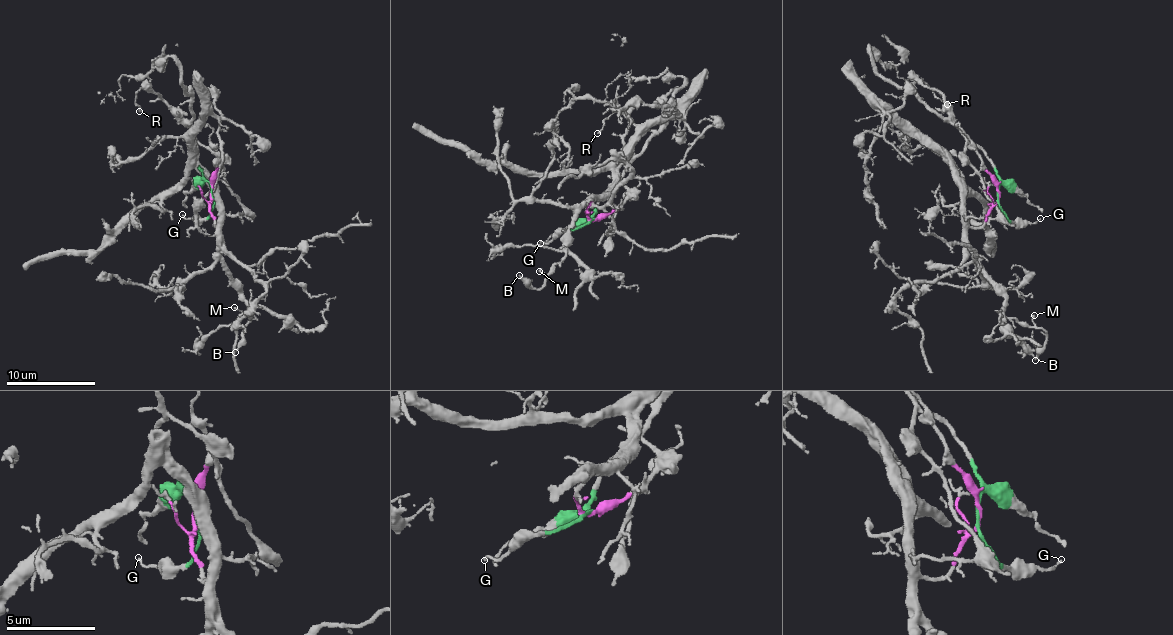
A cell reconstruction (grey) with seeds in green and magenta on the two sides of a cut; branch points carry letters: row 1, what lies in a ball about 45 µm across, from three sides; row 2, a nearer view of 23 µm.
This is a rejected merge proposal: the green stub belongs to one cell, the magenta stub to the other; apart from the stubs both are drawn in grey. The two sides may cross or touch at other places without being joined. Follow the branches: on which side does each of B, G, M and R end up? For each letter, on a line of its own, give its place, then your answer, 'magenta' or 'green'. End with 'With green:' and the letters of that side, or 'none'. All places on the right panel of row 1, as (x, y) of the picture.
B: place (1035, 360); magenta
G: place (1040, 218); green
M: place (1034, 315); magenta
R: place (947, 104); green
With green: G, R

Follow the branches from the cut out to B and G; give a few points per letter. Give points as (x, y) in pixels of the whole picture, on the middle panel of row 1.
B: (592, 220), (585, 211), (594, 199), (584, 200), (564, 241), (566, 254), (542, 288), (527, 287), (519, 274)
G: (592, 220), (569, 231), (559, 230), (547, 243), (541, 243)

